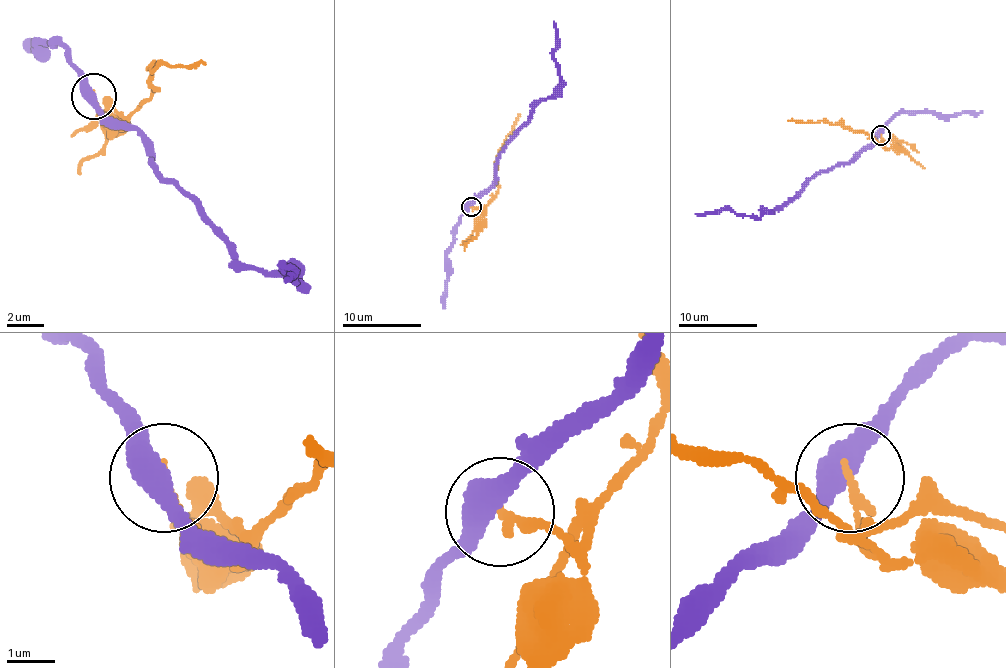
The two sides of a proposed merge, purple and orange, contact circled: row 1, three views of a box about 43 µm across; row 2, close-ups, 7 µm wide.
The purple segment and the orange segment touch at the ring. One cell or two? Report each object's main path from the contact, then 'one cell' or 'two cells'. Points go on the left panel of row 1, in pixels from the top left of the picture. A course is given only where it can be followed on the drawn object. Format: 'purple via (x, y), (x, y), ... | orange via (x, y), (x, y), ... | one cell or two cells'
purple via (92, 95), (229, 241), (243, 264), (289, 273), (298, 287), (284, 269), (284, 278) | orange via (92, 95), (115, 122), (152, 95), (156, 67), (207, 63) | two cells

